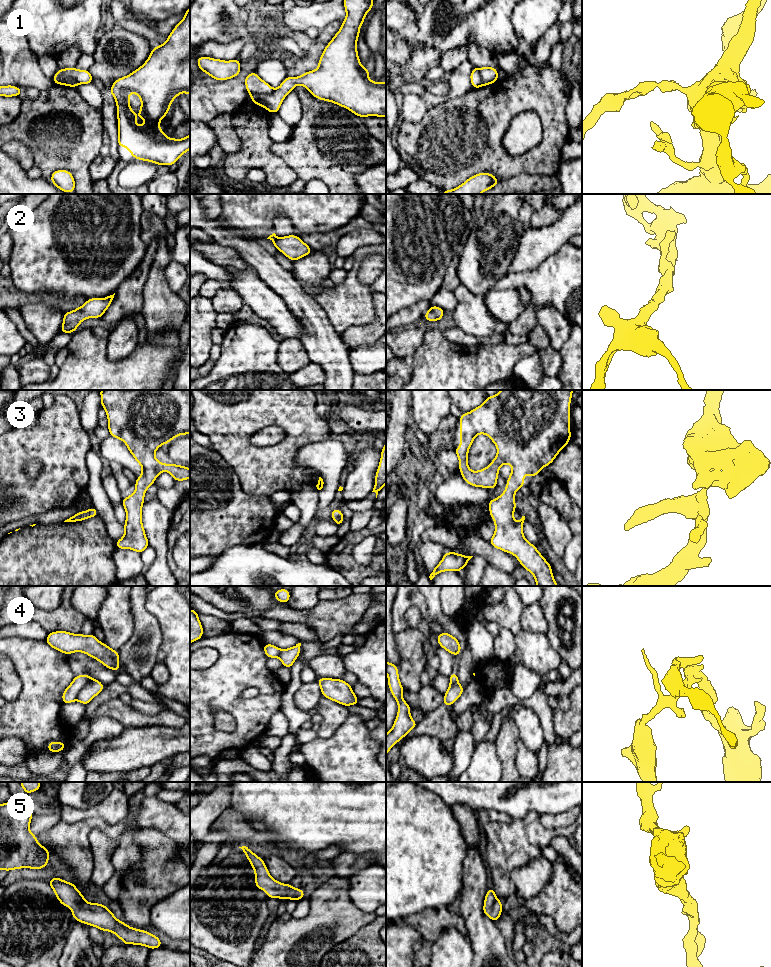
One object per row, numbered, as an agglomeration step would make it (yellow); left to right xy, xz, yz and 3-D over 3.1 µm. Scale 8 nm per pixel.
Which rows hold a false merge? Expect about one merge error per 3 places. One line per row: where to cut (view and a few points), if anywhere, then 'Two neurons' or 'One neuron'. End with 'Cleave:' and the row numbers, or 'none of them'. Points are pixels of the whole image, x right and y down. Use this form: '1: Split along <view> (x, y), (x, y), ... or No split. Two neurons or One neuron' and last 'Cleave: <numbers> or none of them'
1: Split along xy (55, 75), (59, 82), (75, 82), (77, 84). Two neurons
2: No split. One neuron
3: No split. One neuron
4: Split along xy (91, 678), (79, 692), (76, 699). Two neurons
5: No split. One neuron
Cleave: 1, 4

